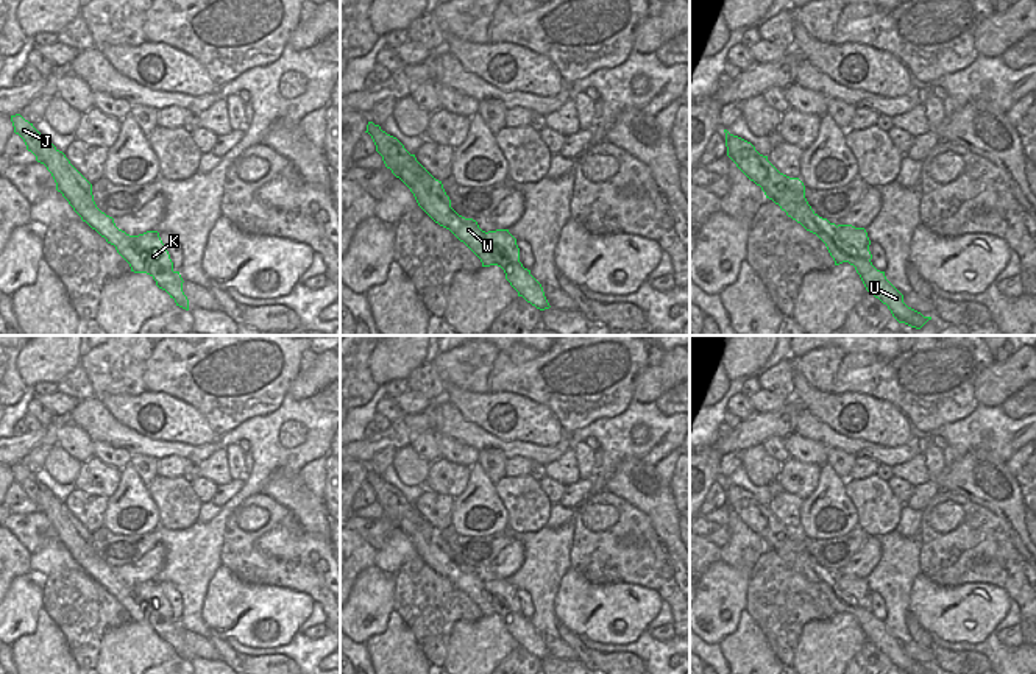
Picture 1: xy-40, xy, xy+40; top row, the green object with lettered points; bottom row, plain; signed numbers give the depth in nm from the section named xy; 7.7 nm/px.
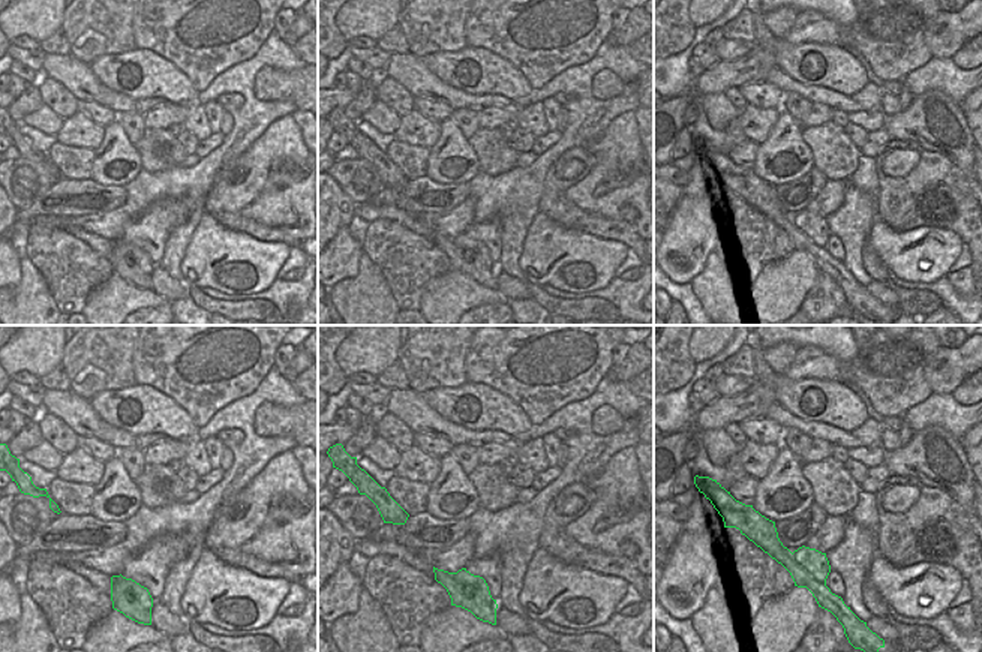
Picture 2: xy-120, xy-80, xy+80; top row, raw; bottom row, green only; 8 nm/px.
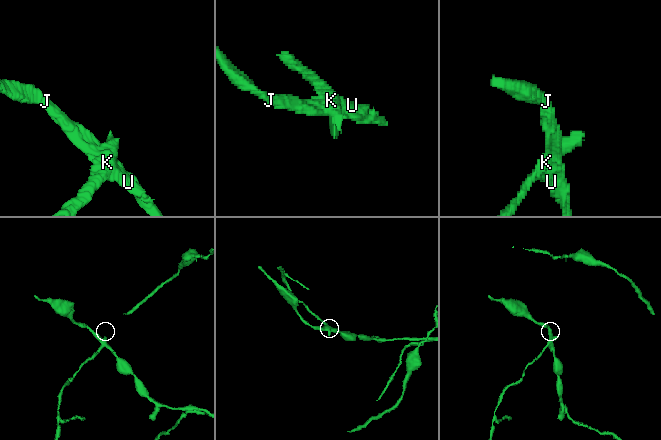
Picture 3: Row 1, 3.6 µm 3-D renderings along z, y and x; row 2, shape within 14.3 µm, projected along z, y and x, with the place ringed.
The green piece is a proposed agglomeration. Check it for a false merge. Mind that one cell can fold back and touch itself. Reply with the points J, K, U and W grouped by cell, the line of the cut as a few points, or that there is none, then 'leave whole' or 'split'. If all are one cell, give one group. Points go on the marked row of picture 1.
groups J U W / K; cut xy+40 (835, 227), (837, 236), (869, 261); split

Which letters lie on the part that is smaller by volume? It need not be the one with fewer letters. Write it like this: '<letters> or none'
K

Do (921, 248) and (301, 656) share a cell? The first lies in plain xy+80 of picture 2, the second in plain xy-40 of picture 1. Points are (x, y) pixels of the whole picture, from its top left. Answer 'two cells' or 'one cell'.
two cells

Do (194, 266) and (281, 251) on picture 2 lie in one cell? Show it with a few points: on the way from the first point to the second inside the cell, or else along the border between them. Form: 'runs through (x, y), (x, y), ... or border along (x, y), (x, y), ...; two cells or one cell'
runs through (215, 258), (225, 252), (260, 252); one cell

